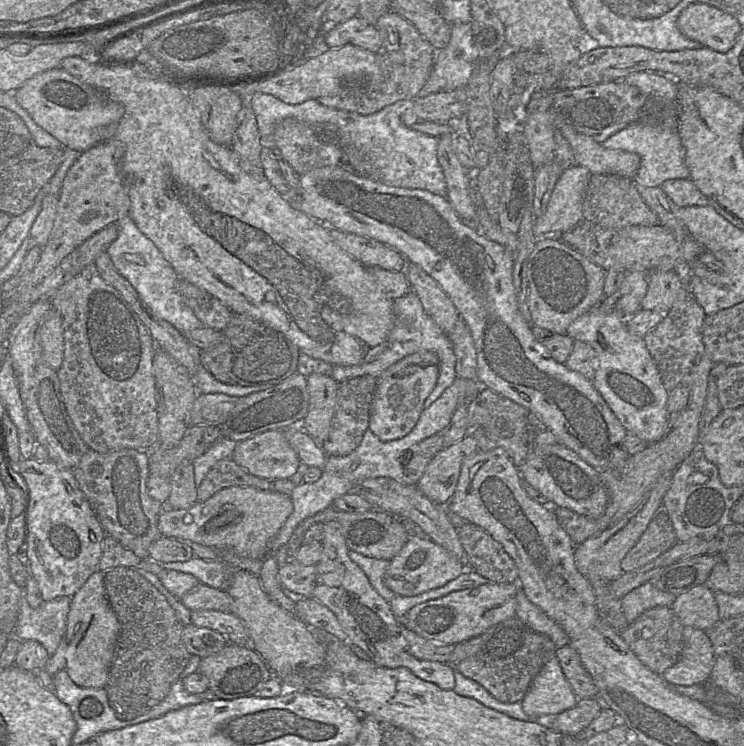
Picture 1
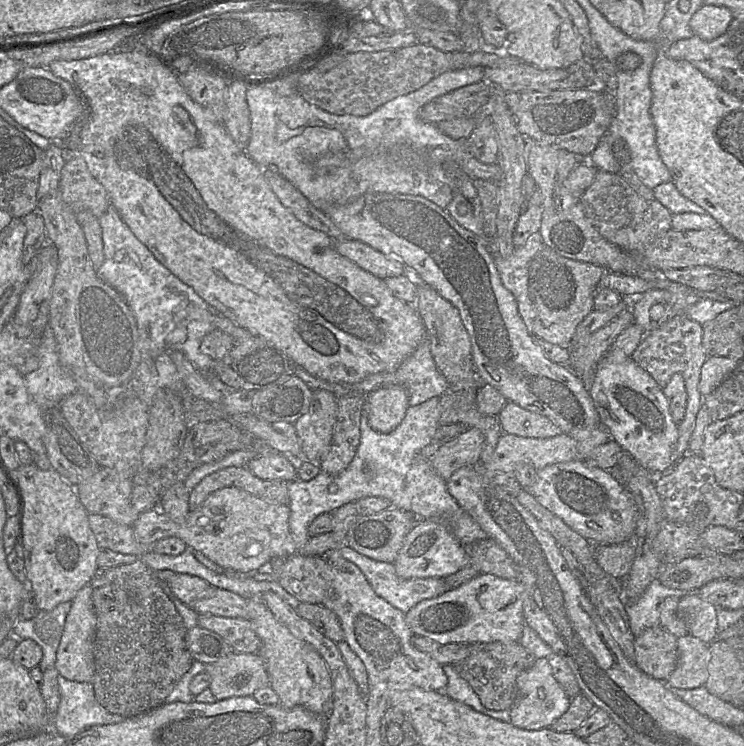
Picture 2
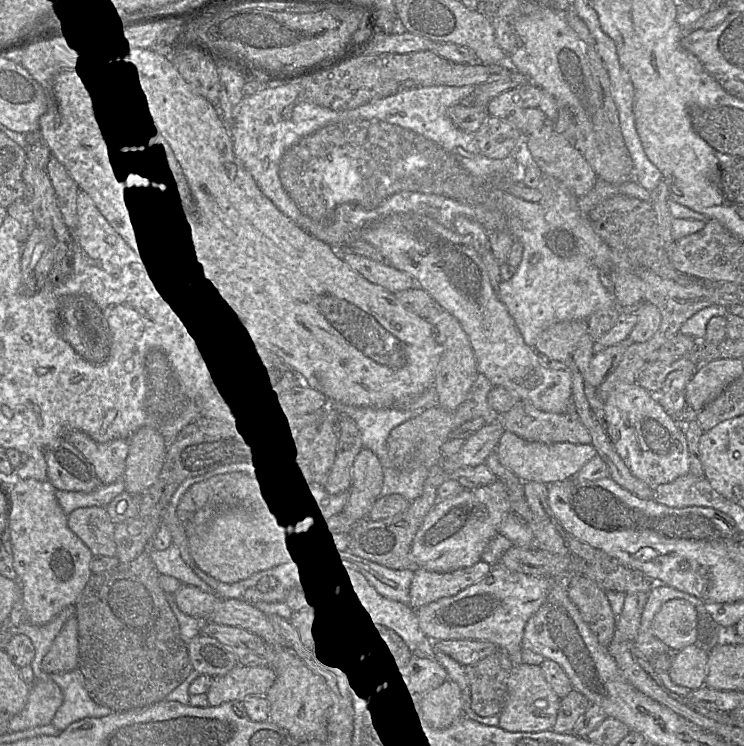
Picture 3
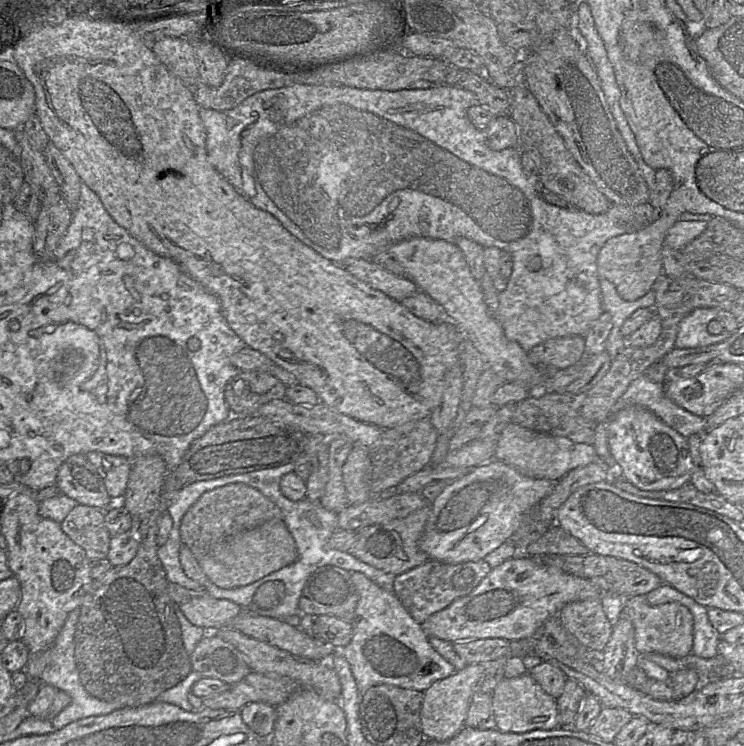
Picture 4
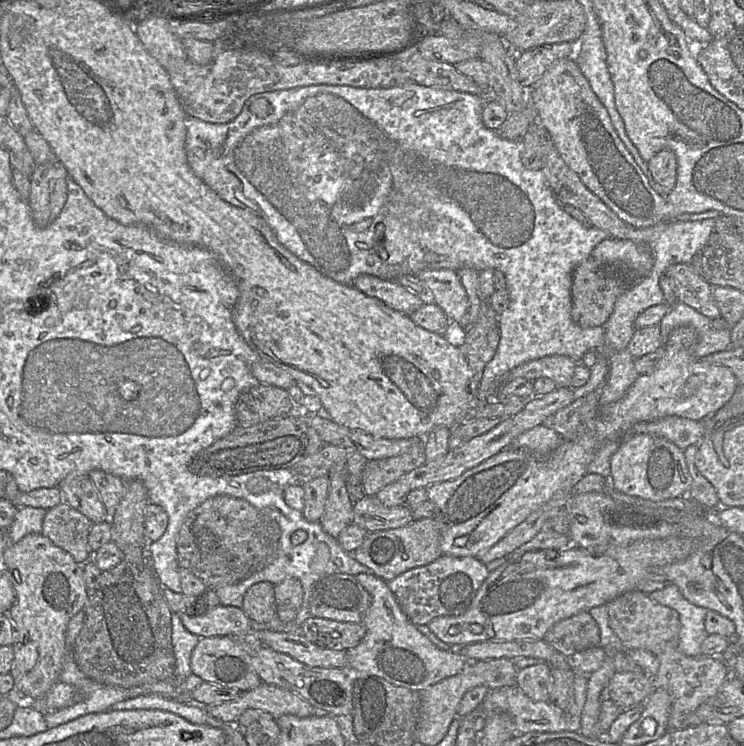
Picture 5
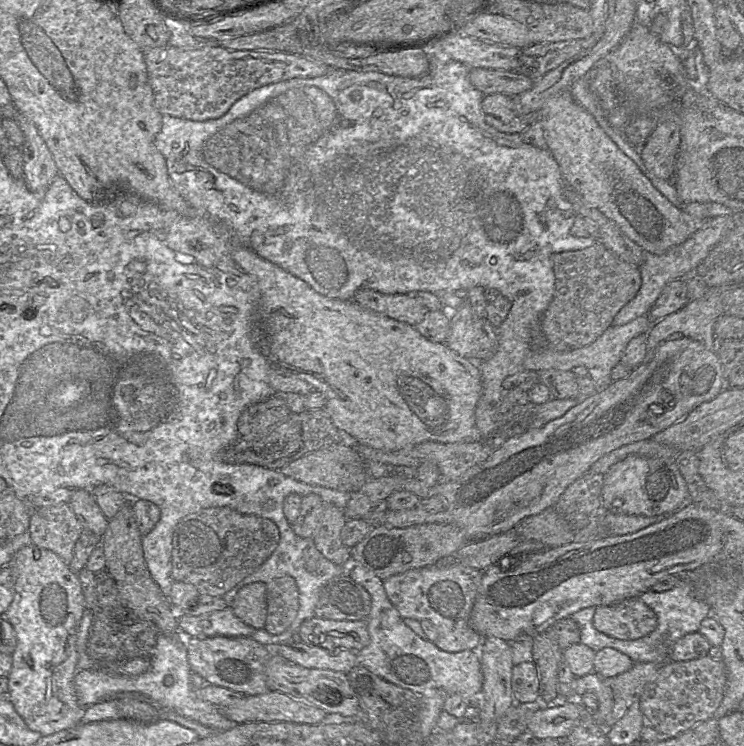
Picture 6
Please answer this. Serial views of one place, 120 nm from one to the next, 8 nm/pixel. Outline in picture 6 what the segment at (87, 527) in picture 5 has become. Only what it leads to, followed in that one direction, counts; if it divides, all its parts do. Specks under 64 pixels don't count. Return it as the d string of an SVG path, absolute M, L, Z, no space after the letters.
M68 504L41 507L29 517L30 541L39 549L55 553L69 565L83 528Z

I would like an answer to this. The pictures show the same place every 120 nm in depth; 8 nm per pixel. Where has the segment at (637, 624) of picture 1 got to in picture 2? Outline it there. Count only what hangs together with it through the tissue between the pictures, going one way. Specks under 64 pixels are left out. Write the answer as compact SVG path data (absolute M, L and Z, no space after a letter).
M660 626L647 628L634 638L634 664L646 675L660 681L667 681L677 665L677 638Z

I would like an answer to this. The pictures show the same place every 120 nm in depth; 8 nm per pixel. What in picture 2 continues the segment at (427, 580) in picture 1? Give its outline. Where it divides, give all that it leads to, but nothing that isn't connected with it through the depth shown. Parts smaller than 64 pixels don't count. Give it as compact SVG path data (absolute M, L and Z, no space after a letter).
M422 519L406 536L394 563L400 578L446 578L469 564L467 547L444 525L435 520Z

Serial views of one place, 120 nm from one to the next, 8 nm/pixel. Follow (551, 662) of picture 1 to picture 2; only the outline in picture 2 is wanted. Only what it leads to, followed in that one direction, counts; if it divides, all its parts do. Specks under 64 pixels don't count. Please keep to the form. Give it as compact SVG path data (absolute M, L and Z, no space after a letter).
M538 658L517 678L517 697L509 709L510 723L525 730L548 728L568 710L570 702L571 699L554 678L547 658Z

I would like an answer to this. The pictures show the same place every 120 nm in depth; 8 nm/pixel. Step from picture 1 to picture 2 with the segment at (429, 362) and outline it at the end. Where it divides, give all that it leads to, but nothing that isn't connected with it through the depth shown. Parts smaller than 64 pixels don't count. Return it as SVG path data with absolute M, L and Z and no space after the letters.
M400 385L383 387L366 396L368 424L379 433L394 431L409 407L408 392Z

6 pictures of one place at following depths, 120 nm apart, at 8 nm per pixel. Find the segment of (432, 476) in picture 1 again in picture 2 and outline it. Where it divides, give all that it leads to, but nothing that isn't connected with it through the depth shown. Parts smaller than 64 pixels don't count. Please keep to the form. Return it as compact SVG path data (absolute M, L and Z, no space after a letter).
M466 428L459 436L440 446L431 459L434 471L445 481L454 472L478 463L484 436L477 428Z

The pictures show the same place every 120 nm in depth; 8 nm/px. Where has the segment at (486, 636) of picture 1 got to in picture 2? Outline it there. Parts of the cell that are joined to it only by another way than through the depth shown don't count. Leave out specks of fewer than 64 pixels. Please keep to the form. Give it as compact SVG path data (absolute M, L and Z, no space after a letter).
M489 642L472 644L468 657L453 664L479 697L484 707L490 710L509 710L517 697L517 678L536 661L535 655L520 642Z

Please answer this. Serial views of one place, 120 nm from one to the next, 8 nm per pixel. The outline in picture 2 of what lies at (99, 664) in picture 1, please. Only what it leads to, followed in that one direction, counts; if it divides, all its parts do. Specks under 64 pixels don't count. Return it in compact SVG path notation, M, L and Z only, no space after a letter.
M86 584L71 601L64 629L56 651L55 665L58 673L70 681L92 683L95 673L93 641L96 631L96 615L92 603L92 588Z

